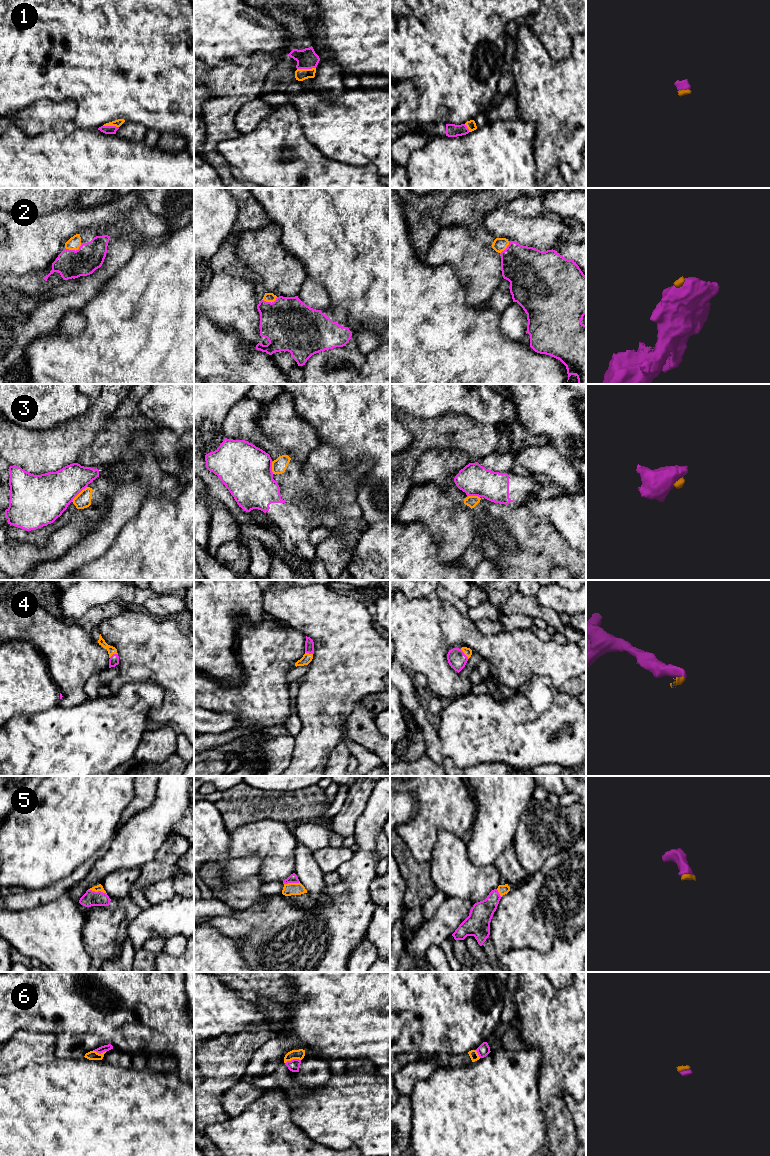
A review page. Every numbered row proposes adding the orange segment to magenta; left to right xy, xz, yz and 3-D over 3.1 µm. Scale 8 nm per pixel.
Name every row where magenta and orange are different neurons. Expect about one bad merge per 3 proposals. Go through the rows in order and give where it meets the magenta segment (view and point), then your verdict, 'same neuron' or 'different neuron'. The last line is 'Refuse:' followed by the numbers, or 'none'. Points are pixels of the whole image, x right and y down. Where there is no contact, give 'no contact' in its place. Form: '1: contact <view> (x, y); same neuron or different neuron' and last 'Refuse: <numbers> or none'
1: contact xz (306, 68); same neuron
2: contact xy (73, 250); same neuron
3: contact xy (78, 493); different neuron
4: contact yz (464, 654); same neuron
5: contact xy (98, 891); same neuron
6: contact xz (293, 1059); same neuron
Refuse: 3

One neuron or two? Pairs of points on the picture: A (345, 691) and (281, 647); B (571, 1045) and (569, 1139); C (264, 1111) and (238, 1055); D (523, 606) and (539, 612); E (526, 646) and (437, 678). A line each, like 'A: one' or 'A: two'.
A: two
B: one
C: two
D: one
E: one

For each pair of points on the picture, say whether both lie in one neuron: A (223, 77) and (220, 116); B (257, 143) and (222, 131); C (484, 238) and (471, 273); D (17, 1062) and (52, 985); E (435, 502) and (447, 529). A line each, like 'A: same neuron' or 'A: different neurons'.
A: same neuron
B: different neurons
C: different neurons
D: different neurons
E: same neuron

